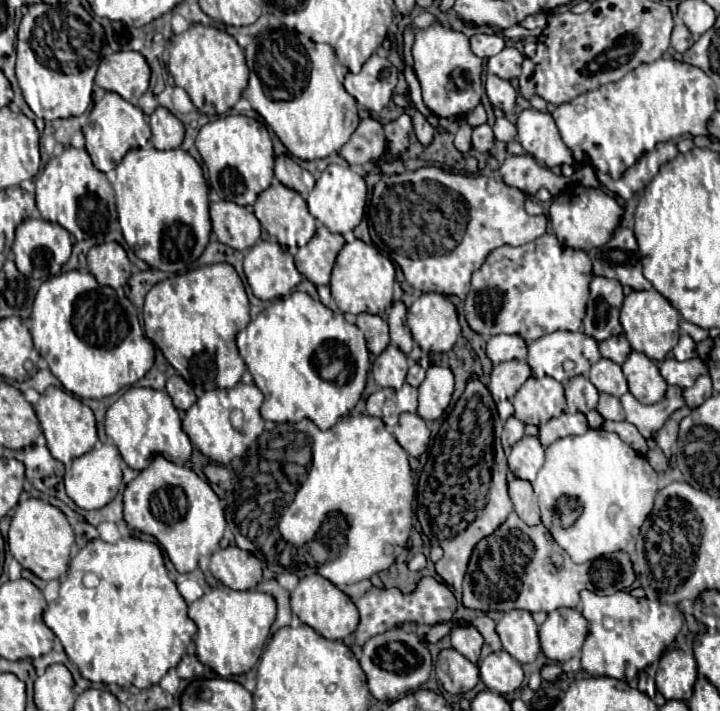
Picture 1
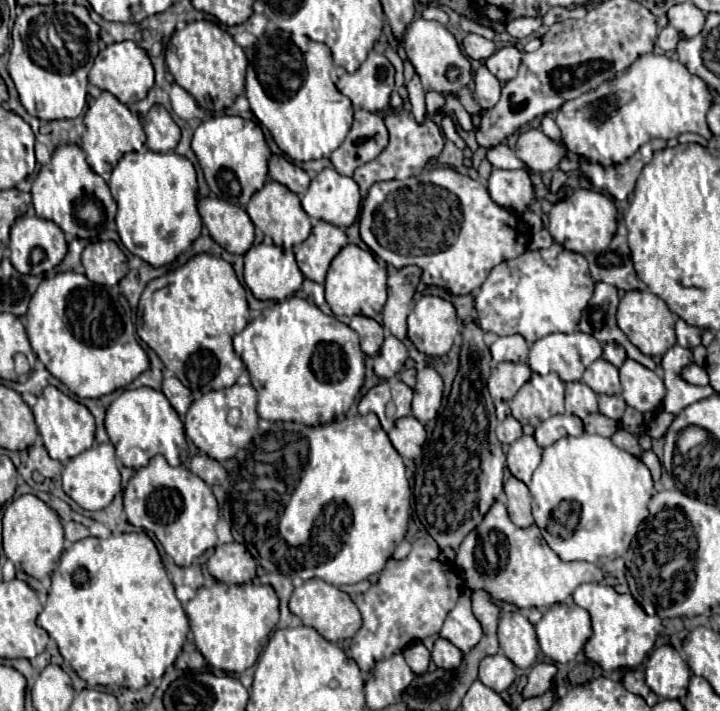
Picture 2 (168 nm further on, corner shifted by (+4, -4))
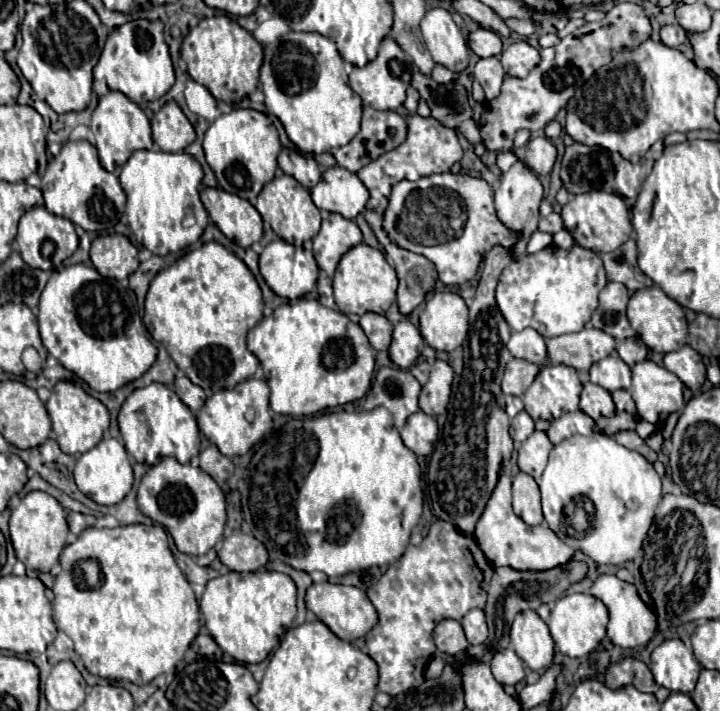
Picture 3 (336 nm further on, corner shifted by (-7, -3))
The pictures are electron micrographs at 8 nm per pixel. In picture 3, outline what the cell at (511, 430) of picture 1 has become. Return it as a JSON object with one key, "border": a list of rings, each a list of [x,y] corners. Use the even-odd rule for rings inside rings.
{"border":[[[520,412],[520,414],[516,414],[516,418],[512,418],[510,436],[512,436],[516,448],[518,448],[532,432],[534,432],[534,420],[528,416],[528,412]]]}

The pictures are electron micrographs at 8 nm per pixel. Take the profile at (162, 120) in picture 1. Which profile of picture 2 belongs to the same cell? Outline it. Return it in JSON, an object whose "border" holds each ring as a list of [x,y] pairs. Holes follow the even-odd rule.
{"border":[[[153,105],[149,109],[149,113],[143,117],[143,129],[147,135],[147,147],[159,153],[175,149],[181,137],[177,123],[171,119],[169,111],[161,105]]]}

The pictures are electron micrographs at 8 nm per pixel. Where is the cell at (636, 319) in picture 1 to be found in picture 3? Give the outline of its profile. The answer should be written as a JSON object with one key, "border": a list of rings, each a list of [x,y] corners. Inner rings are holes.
{"border":[[[658,286],[636,290],[632,294],[628,302],[628,320],[652,352],[666,354],[666,352],[680,350],[686,344],[688,322],[684,316],[684,308],[678,302],[674,302],[670,296],[666,296]]]}

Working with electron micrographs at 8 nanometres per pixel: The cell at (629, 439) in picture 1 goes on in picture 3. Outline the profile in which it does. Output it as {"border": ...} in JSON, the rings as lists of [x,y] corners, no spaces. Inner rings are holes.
{"border":[[[618,432],[618,434],[614,436],[614,440],[616,440],[618,444],[622,444],[624,448],[628,448],[628,450],[640,452],[648,462],[656,462],[656,452],[654,452],[636,432]]]}

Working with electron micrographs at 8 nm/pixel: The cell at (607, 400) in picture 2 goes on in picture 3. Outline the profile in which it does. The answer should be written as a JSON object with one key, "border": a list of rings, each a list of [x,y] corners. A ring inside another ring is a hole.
{"border":[[[614,390],[612,398],[614,398],[614,404],[616,404],[616,412],[636,414],[636,406],[634,406],[634,400],[632,400],[628,390]]]}

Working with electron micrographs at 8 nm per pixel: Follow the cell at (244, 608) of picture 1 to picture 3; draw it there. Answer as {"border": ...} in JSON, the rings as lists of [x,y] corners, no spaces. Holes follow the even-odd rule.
{"border":[[[260,568],[256,572],[228,572],[218,576],[206,584],[206,590],[200,598],[200,610],[206,620],[206,628],[210,630],[216,644],[222,648],[224,654],[232,656],[244,664],[258,664],[268,658],[268,654],[280,644],[280,636],[288,630],[296,616],[296,584],[288,574],[270,572]]]}

